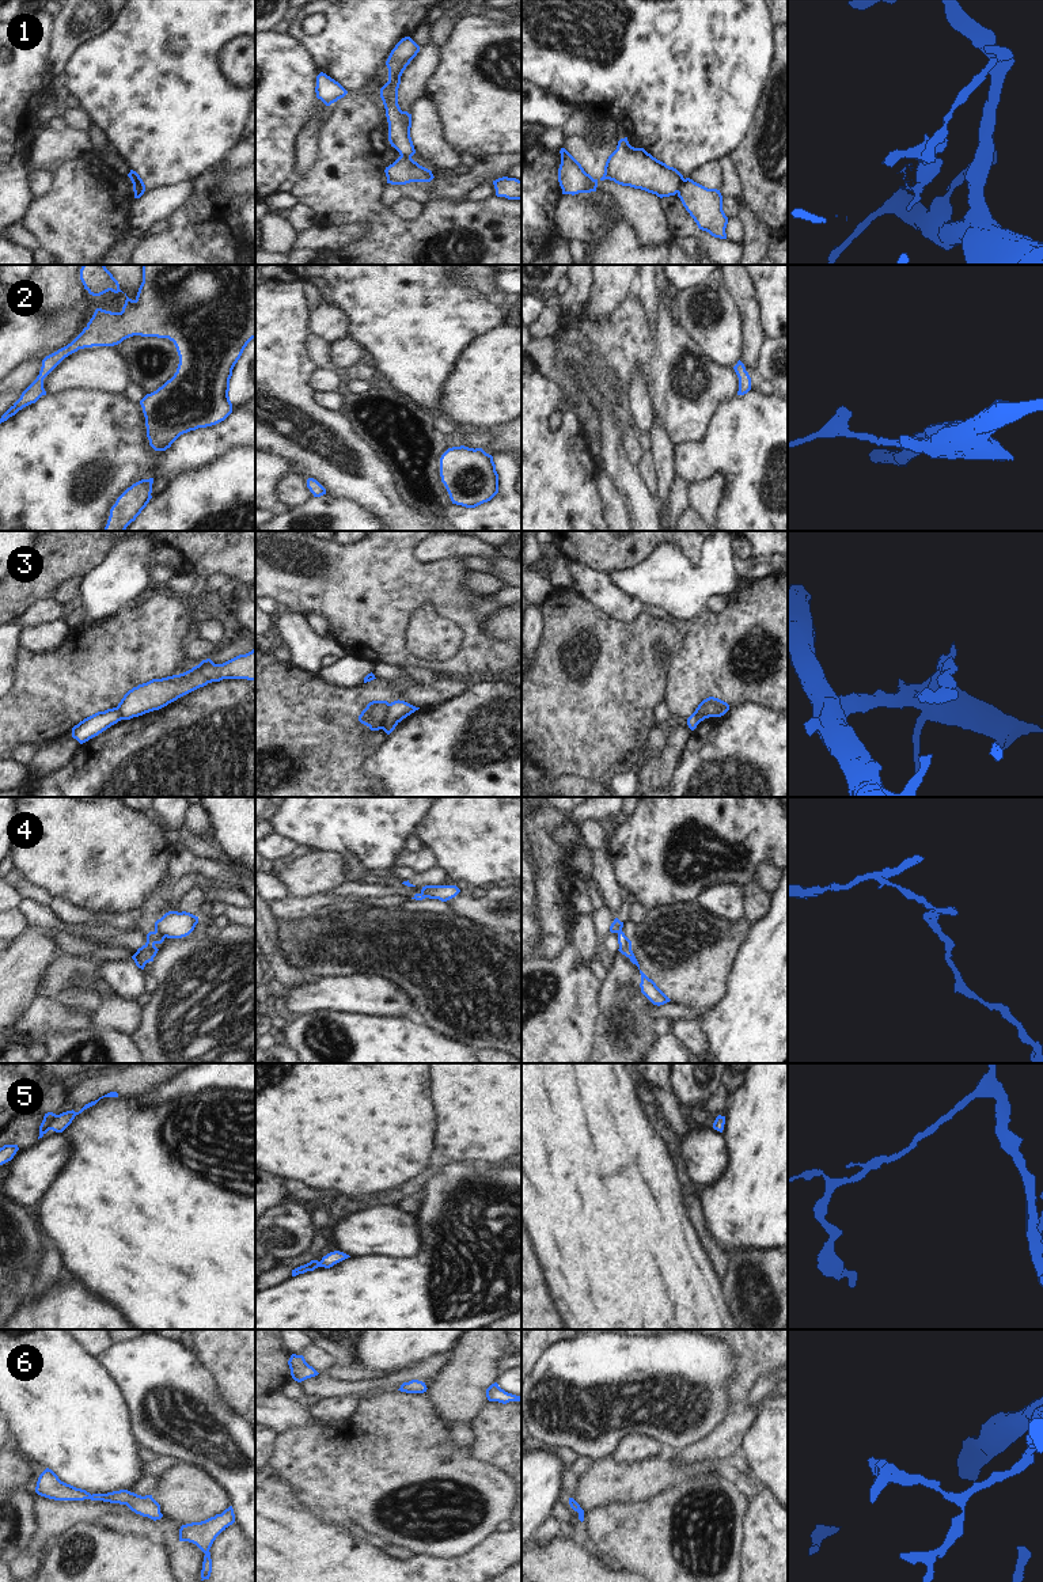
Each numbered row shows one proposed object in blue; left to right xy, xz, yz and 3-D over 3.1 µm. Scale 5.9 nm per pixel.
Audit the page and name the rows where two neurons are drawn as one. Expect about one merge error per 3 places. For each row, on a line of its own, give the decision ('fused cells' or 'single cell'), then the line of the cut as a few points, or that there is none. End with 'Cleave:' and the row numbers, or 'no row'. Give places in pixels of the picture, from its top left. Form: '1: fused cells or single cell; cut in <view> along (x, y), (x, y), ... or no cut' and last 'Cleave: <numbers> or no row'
1: fused cells; cut in yz along (683, 178), (678, 193)
2: single cell; no cut
3: fused cells; cut in xz along (389, 704), (380, 728)
4: fused cells; cut in xy along (155, 930), (166, 936)
5: single cell; no cut
6: single cell; no cut
Cleave: 1, 3, 4

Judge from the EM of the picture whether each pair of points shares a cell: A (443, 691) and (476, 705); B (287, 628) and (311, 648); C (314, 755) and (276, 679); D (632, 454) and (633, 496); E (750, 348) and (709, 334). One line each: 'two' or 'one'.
A: two
B: one
C: one
D: two
E: two

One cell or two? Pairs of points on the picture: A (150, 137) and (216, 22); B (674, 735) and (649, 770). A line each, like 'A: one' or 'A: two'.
A: one
B: one

